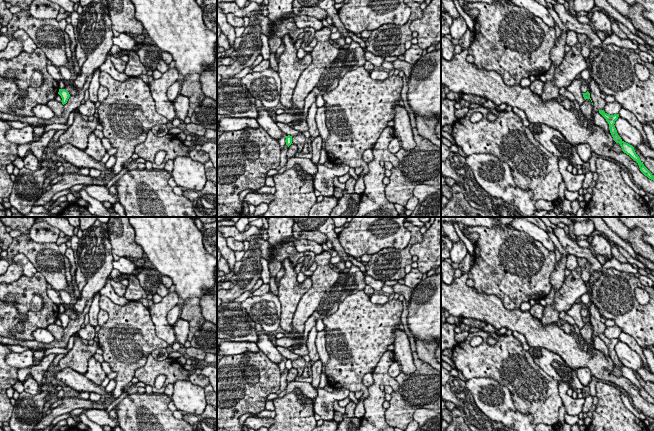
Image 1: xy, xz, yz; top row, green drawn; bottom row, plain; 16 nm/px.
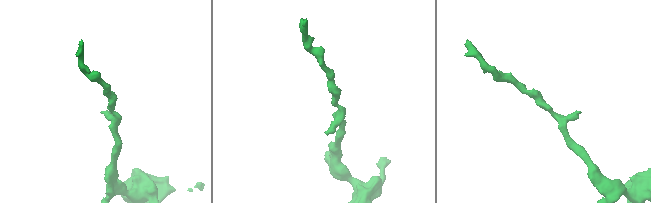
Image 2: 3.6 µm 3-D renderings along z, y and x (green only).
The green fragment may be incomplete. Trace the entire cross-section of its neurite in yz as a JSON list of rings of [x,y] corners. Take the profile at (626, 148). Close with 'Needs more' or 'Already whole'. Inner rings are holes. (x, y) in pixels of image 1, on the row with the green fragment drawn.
[[[599,110],[599,113],[606,119],[609,124],[610,133],[613,137],[613,140],[616,143],[619,143],[622,151],[629,155],[634,161],[639,165],[640,171],[647,176],[649,179],[654,181],[654,176],[652,173],[644,166],[643,162],[640,160],[639,156],[636,154],[634,147],[626,142],[624,142],[621,137],[618,135],[615,128],[615,121],[618,119],[619,114],[610,115],[604,112],[604,110]]]. Already whole

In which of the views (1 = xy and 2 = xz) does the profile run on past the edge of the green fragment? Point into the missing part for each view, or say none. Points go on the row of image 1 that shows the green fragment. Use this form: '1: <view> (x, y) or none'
1: none
2: none

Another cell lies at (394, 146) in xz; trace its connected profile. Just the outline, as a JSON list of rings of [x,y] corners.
[[[394,137],[388,147],[390,153],[396,154],[401,149],[401,143],[397,137]]]

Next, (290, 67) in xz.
[[[285,35],[282,44],[284,52],[279,56],[278,74],[281,79],[279,103],[286,109],[293,109],[292,95],[302,72],[311,64],[312,56],[307,53],[302,59],[297,57],[297,49],[292,37]]]

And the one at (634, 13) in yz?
[[[607,0],[621,15],[629,19],[636,30],[650,36],[654,40],[654,26],[651,21],[643,16],[645,8],[636,3],[630,6],[625,0]]]

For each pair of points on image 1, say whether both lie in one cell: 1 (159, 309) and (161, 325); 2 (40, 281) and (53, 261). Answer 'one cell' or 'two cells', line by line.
1: one cell
2: two cells

